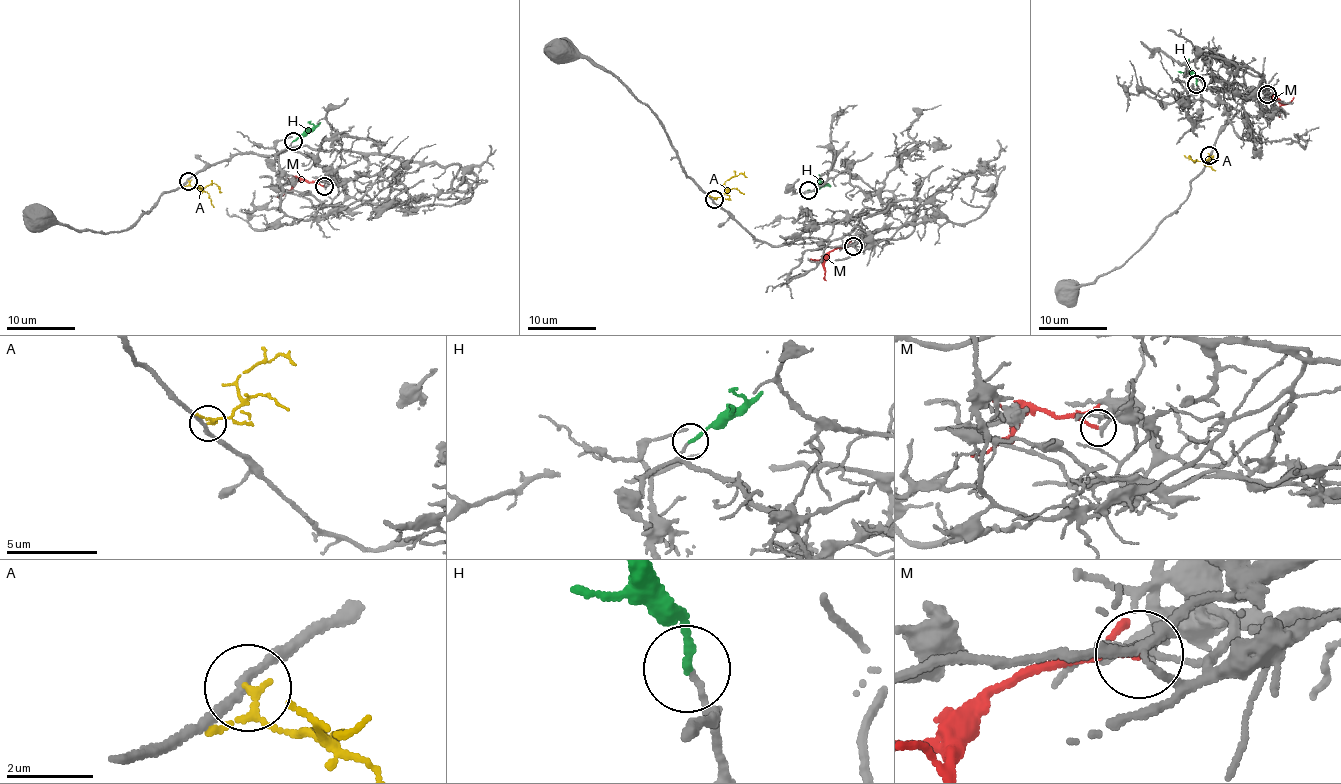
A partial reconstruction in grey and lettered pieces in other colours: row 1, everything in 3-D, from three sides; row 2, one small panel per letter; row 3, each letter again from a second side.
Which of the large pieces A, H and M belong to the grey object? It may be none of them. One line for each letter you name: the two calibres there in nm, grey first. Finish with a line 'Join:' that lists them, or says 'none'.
Join: none

